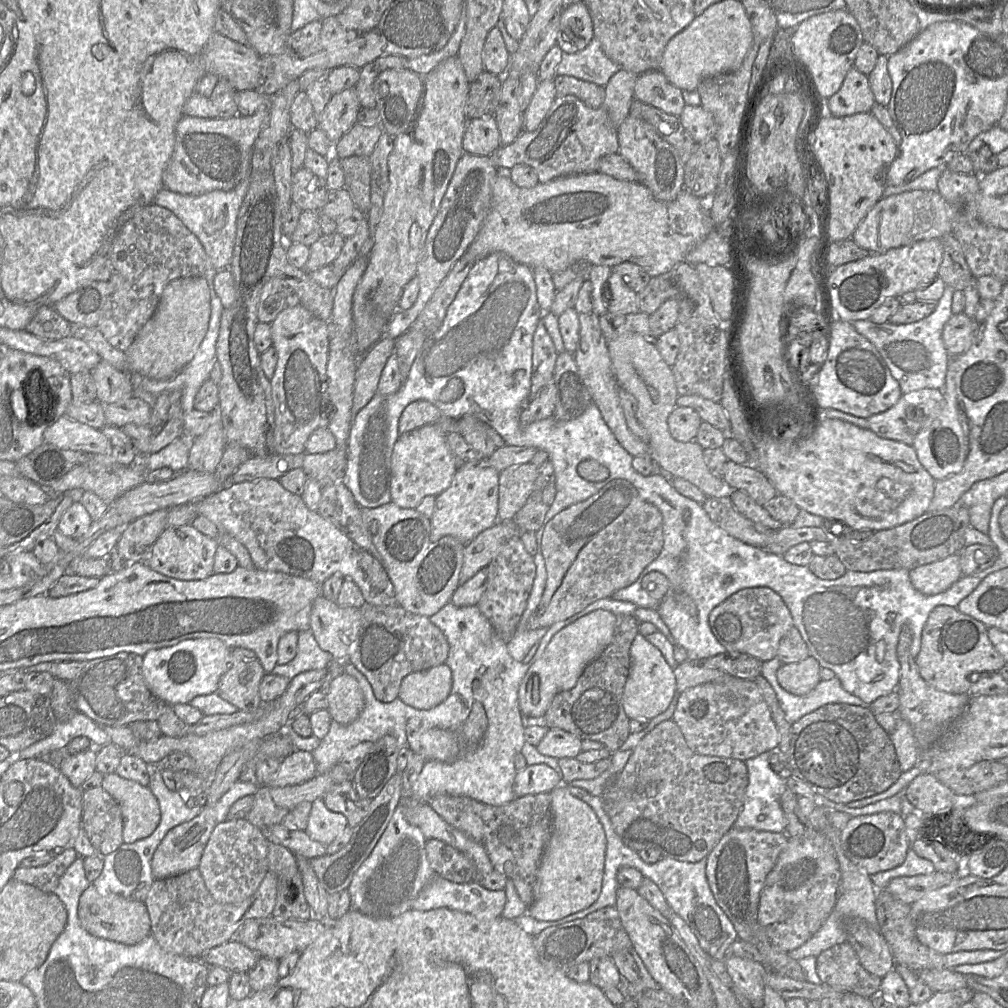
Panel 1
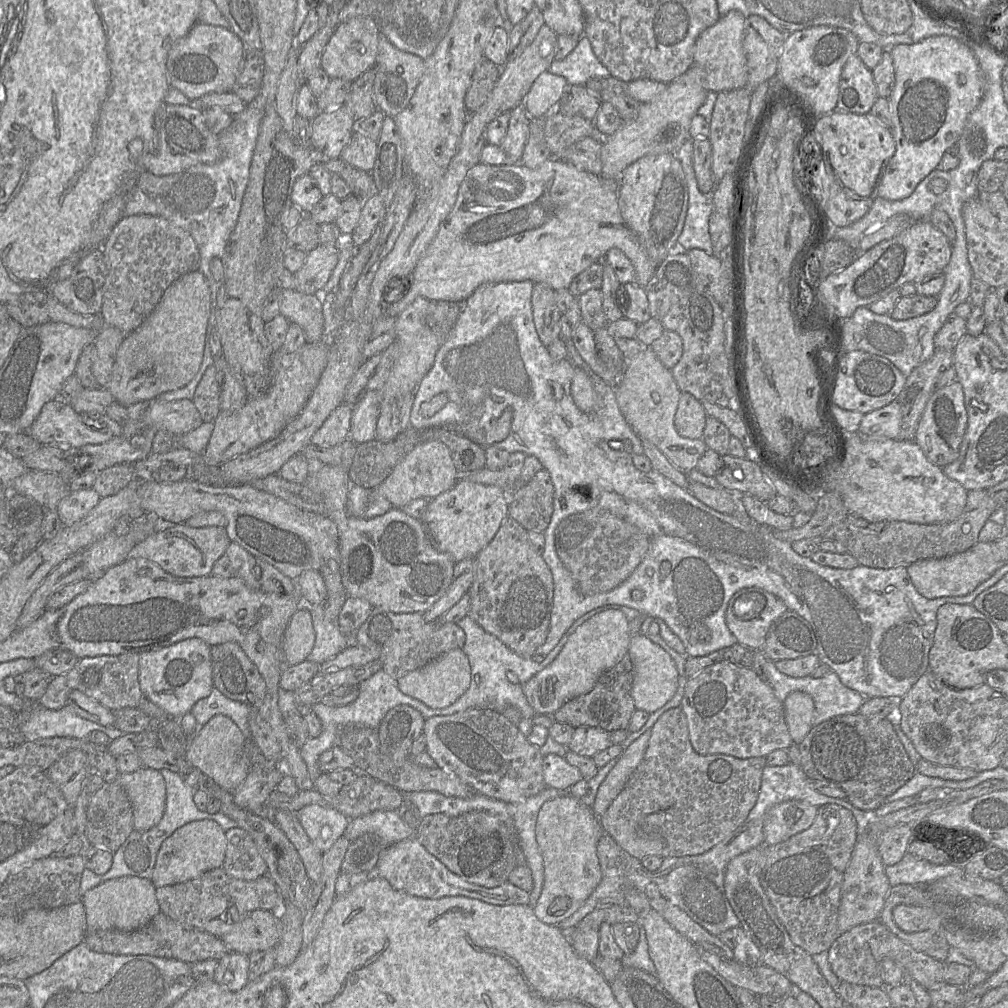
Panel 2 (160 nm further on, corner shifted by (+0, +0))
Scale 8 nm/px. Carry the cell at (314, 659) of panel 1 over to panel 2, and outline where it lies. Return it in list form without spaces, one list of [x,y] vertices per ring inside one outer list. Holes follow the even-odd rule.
[[[343,587],[343,592],[326,596],[321,603],[308,606],[315,642],[306,660],[321,664],[348,646],[348,638],[342,634],[338,625],[339,612],[347,597]]]

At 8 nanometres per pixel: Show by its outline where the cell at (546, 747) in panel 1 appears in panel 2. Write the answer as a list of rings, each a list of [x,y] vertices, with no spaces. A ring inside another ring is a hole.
[[[581,726],[575,728],[567,748],[576,754],[593,757],[612,745],[610,732],[596,727]]]

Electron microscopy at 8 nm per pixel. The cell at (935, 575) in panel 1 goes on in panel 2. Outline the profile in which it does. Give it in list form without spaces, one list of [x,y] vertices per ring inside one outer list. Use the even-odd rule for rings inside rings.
[[[978,542],[965,552],[937,559],[917,561],[907,568],[914,587],[927,599],[964,596],[1002,567],[1000,553],[993,542]]]

